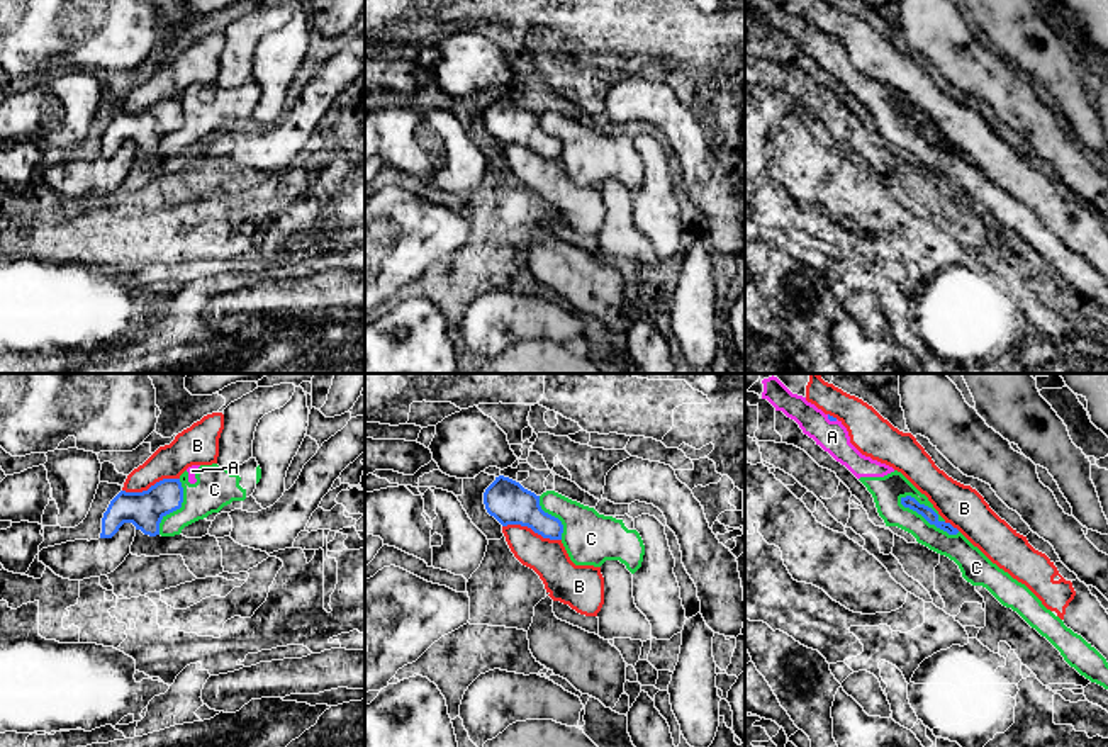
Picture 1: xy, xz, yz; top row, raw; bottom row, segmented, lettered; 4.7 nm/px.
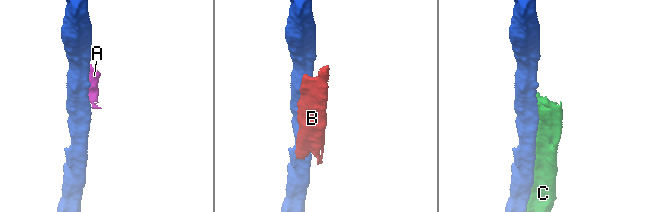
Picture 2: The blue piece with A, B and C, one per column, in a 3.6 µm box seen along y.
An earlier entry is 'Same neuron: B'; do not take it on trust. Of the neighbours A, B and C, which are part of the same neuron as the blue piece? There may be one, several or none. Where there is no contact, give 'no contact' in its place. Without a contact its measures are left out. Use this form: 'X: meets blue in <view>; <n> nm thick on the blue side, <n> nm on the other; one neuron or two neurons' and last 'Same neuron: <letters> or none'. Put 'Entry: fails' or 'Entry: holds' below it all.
A: meets blue in yz; 20 nm thick on the blue side, 150 nm on the other; two neurons
B: meets blue in xz; 200 nm thick on the blue side, 180 nm on the other; two neurons
C: meets blue in yz; 60 nm thick on the blue side, 140 nm on the other; two neurons
Same neuron: none
Entry: fails

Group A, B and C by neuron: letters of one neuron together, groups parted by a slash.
A C / B

